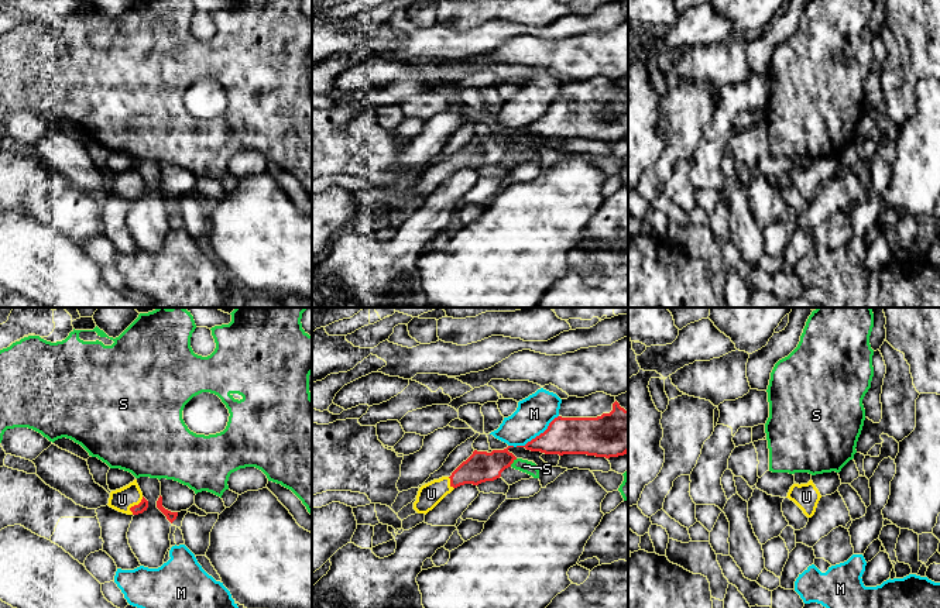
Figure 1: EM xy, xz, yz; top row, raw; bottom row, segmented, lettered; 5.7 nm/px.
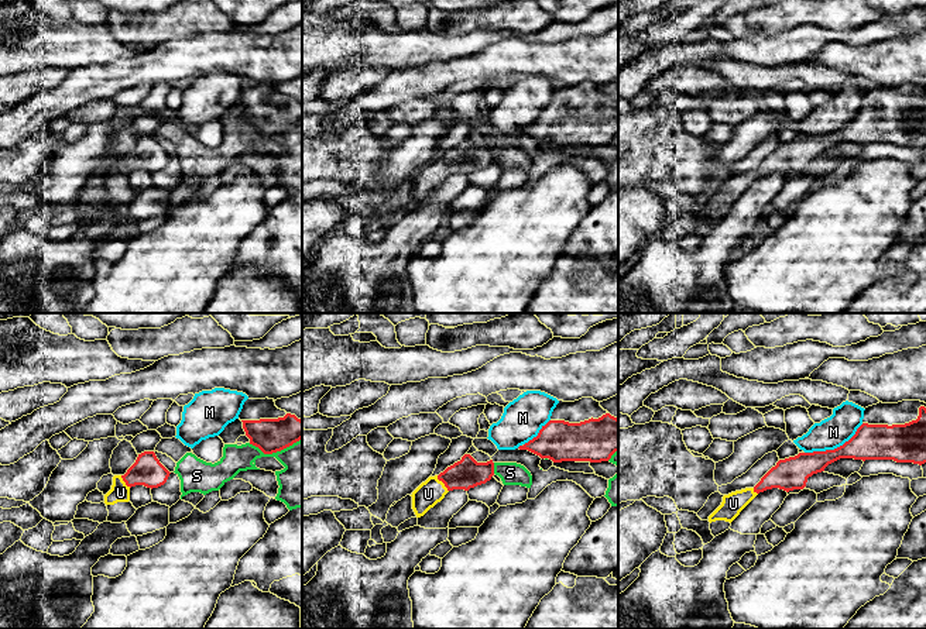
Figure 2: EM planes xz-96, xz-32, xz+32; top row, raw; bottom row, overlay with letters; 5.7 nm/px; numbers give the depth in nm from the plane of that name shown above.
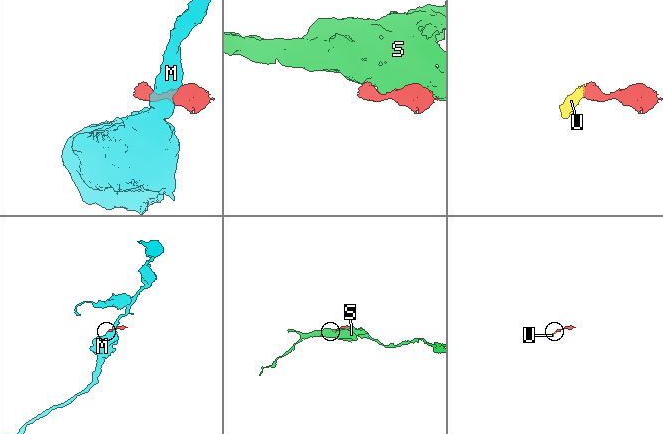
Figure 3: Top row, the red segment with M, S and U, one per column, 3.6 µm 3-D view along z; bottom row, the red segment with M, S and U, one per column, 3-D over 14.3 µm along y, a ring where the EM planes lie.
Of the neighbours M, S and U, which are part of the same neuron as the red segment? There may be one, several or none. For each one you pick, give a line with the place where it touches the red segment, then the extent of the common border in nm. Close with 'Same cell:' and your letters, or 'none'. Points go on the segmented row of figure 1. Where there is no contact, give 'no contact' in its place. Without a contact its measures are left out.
U: contact xy (134, 505); length 120 nm
Same cell: U

